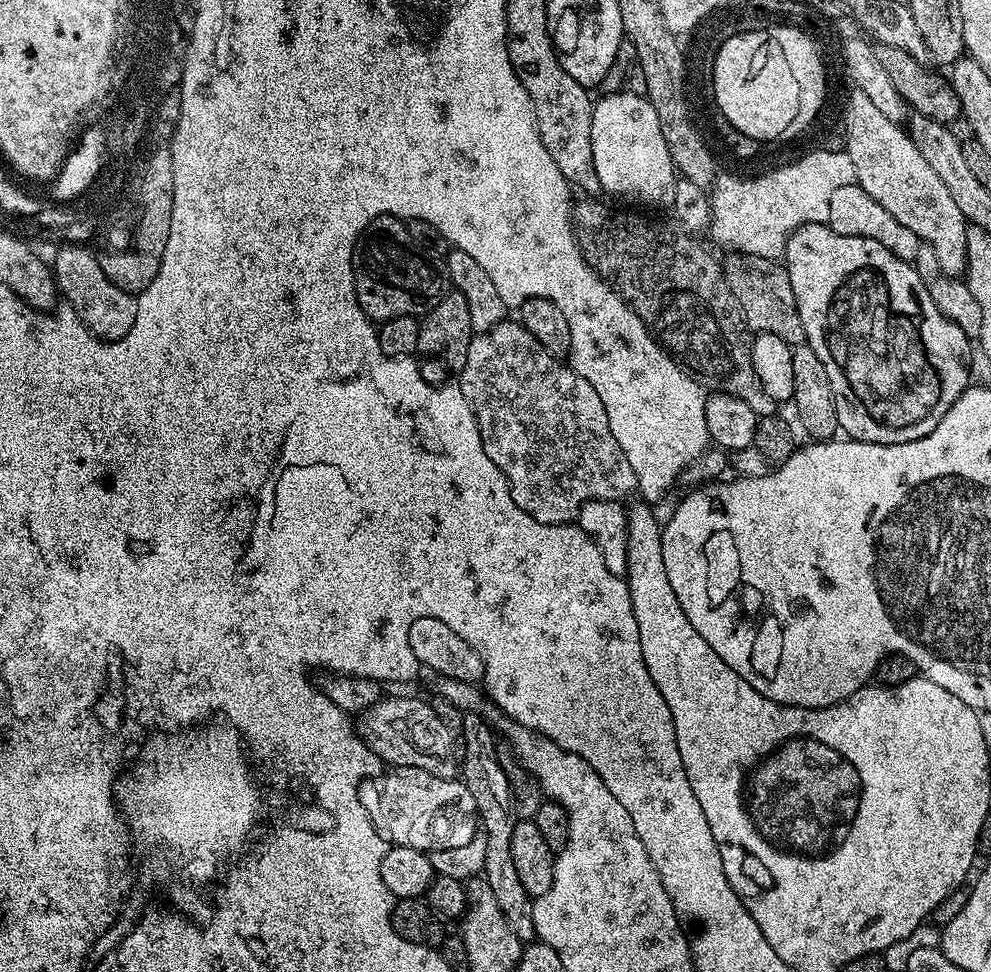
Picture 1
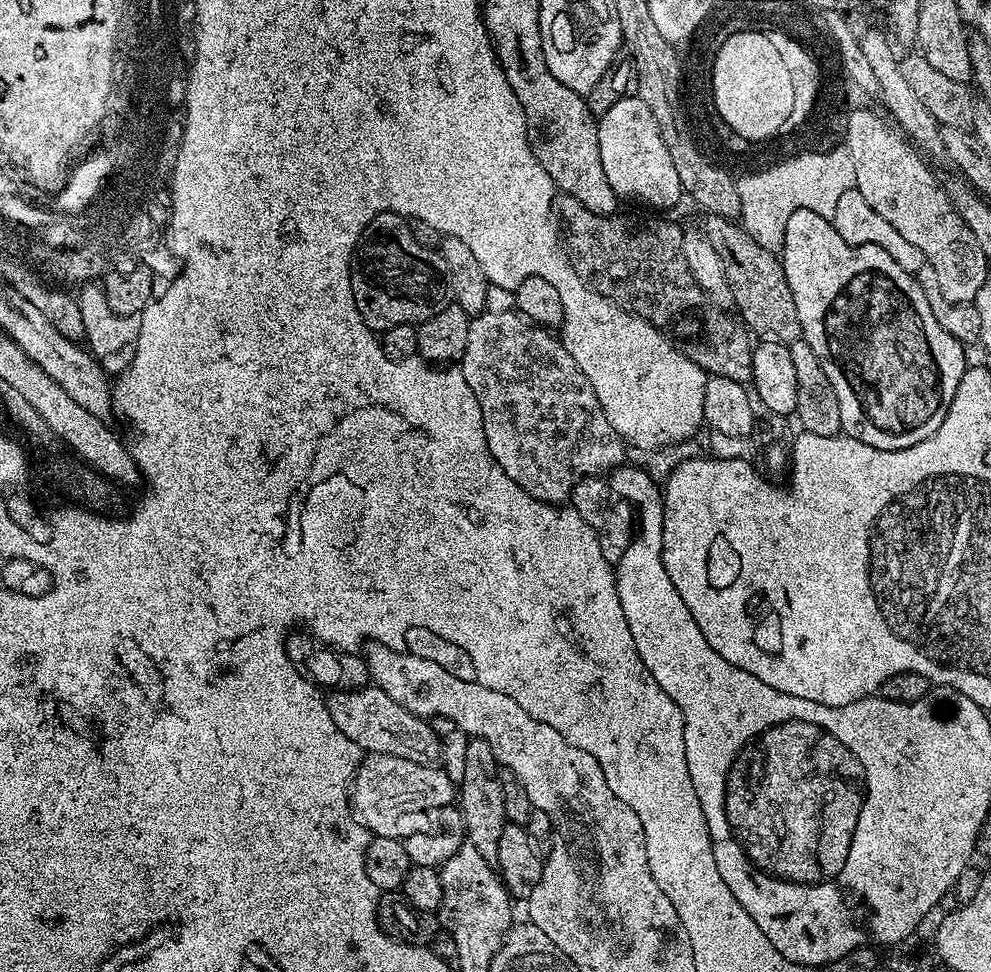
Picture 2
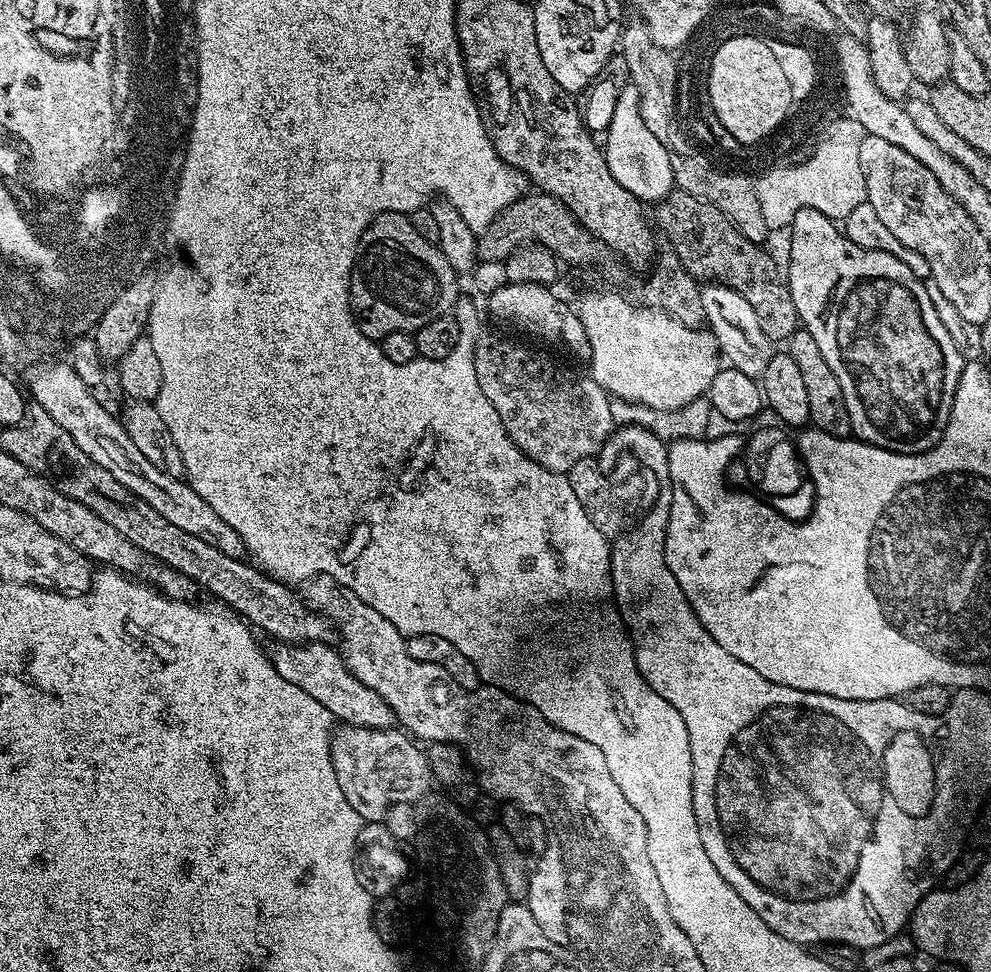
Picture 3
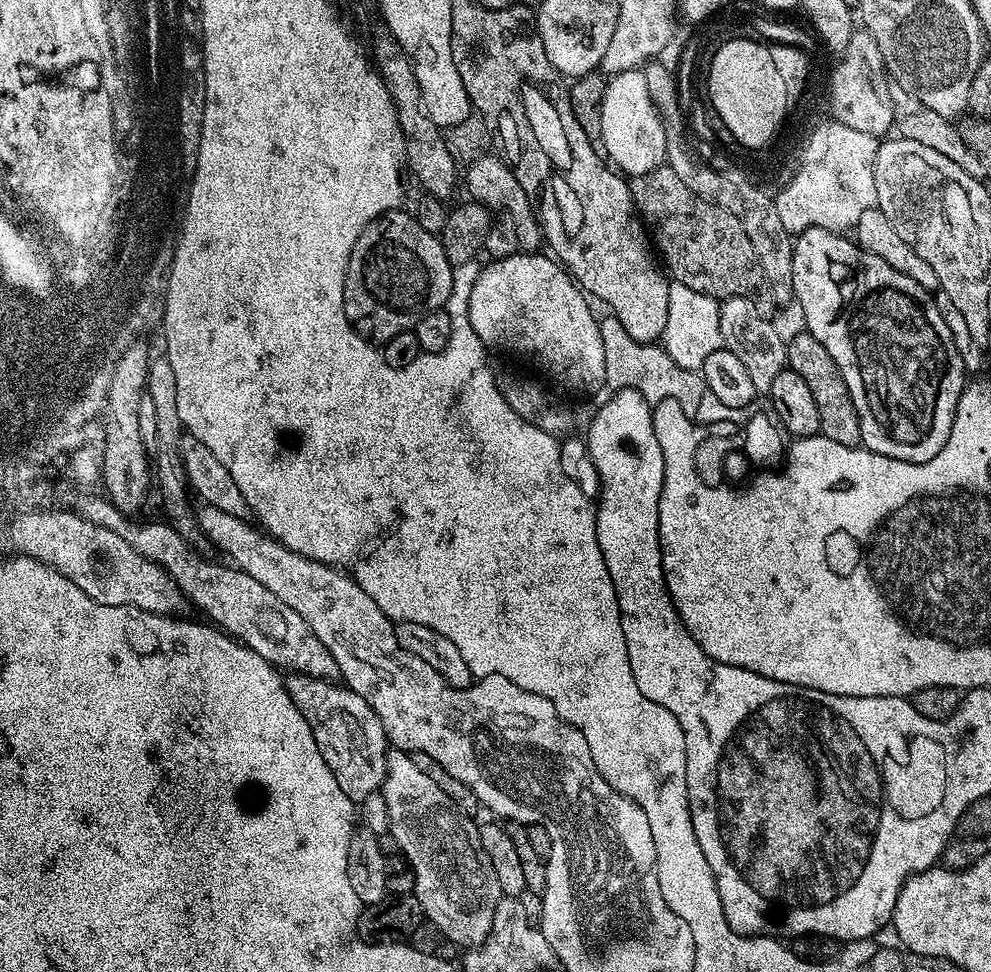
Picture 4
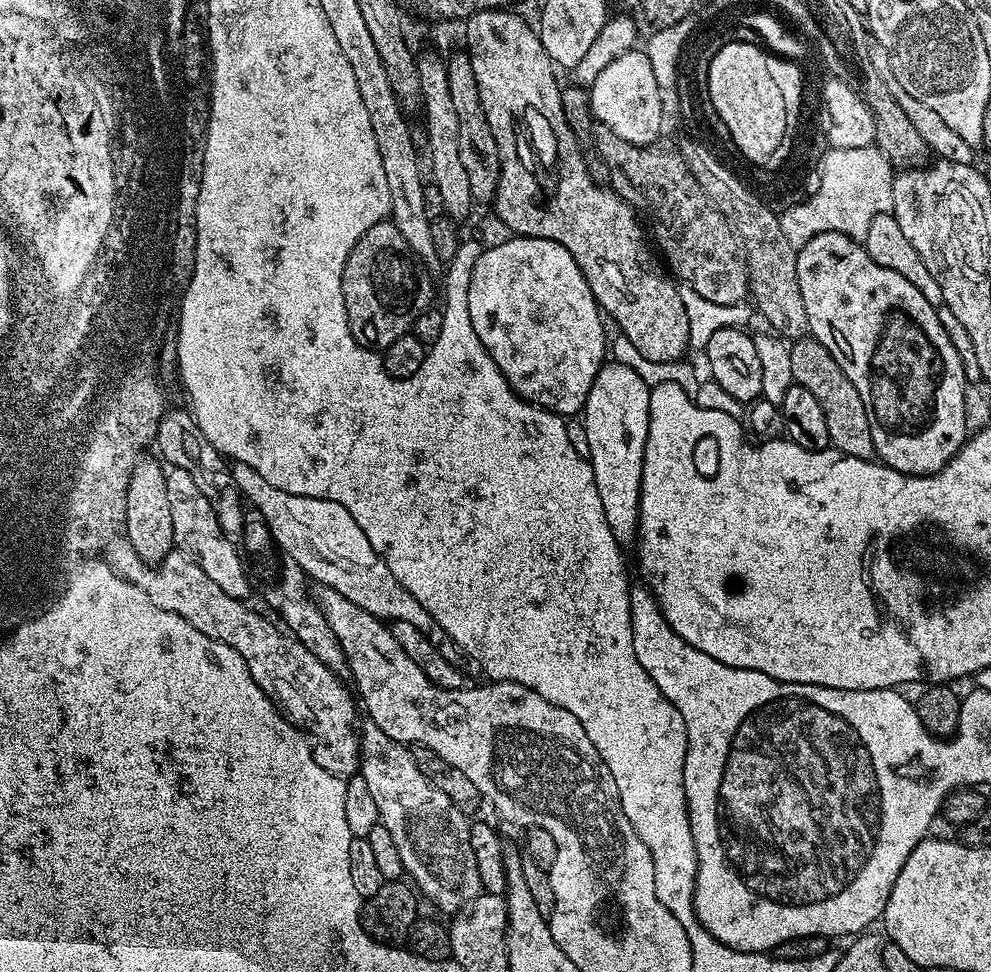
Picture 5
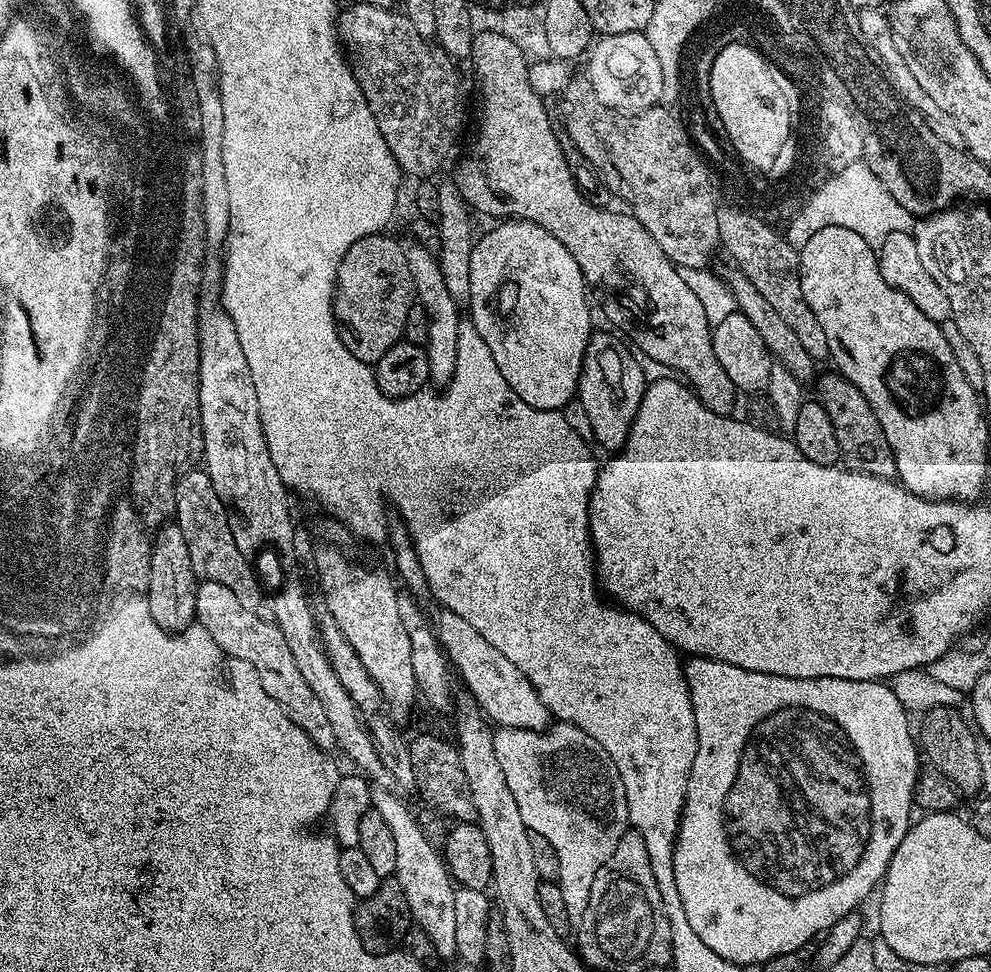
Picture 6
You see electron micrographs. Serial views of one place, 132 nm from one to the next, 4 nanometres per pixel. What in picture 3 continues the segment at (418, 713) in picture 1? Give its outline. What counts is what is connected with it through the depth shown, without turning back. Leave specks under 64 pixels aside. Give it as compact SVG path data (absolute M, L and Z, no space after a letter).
M273 643L267 649L268 657L272 659L274 670L286 678L286 682L294 682L298 690L306 690L310 698L322 702L326 710L340 724L352 724L356 728L390 728L393 727L394 717L390 706L370 686L362 686L354 674L341 659L339 651L331 643L318 644L282 644Z

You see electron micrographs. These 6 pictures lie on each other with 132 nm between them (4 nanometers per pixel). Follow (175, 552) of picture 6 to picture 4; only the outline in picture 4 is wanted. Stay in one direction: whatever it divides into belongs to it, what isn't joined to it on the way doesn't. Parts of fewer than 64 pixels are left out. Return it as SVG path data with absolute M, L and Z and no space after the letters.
M132 344L116 360L116 365L110 368L108 378L108 396L104 400L102 411L102 427L104 430L104 458L102 469L104 468L104 488L107 499L111 500L112 505L118 511L125 514L136 514L144 504L144 499L148 496L148 483L151 485L154 480L154 472L150 467L149 450L146 447L139 430L138 402L139 398L146 393L148 382L148 369L150 359L148 360L148 348L144 344Z

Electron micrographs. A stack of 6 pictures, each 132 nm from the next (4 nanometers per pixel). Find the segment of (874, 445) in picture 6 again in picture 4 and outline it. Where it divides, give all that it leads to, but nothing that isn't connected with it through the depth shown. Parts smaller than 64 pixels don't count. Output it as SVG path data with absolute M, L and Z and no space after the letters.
M800 330L796 337L787 341L787 367L794 370L801 378L806 378L810 385L810 395L818 406L818 422L820 435L830 438L830 442L838 442L838 446L861 447L862 426L858 422L858 410L854 410L854 398L850 398L850 390L846 390L846 378L842 378L842 370L838 370L838 362L830 358L830 353L814 334Z

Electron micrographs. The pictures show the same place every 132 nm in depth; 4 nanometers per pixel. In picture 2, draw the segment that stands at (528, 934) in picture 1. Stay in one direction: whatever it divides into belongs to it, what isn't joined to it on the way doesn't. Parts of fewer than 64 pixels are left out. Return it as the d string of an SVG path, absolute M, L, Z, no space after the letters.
M472 738L467 743L463 745L464 776L458 781L458 805L464 815L464 828L468 831L467 843L473 844L478 854L482 854L488 864L495 866L498 862L498 838L508 823L506 802L502 802L501 769L496 763L494 750L490 750L485 740Z

